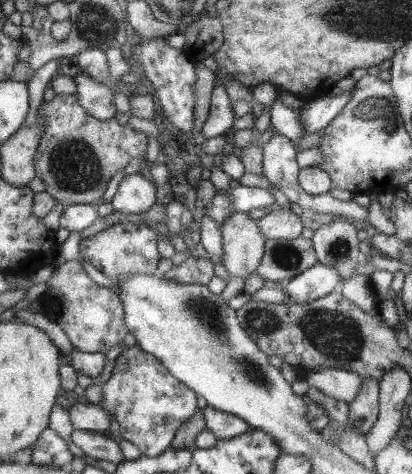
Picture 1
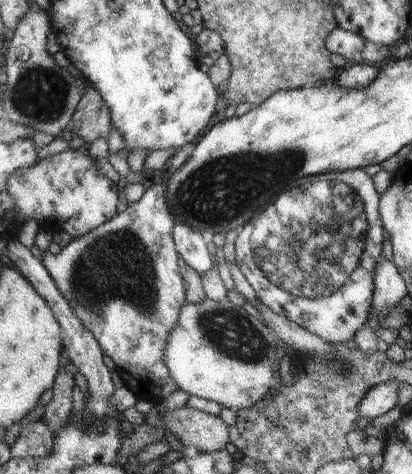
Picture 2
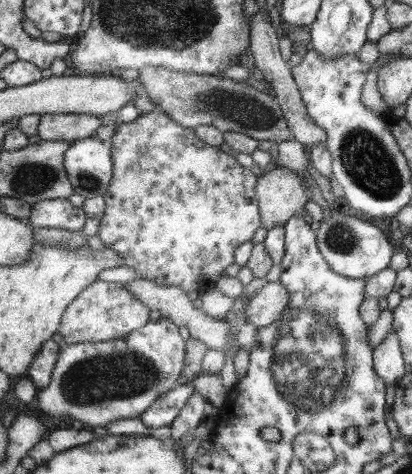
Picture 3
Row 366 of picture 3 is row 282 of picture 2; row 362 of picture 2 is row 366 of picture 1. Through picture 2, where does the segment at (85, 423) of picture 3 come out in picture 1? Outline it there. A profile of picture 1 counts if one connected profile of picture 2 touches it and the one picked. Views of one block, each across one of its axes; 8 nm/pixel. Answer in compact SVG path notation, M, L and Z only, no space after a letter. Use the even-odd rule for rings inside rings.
M135 344L119 354L113 374L103 386L101 406L119 422L123 440L135 444L143 456L157 458L171 450L181 426L199 414L201 408L197 406L197 396L199 394L175 378L155 354L149 354Z

